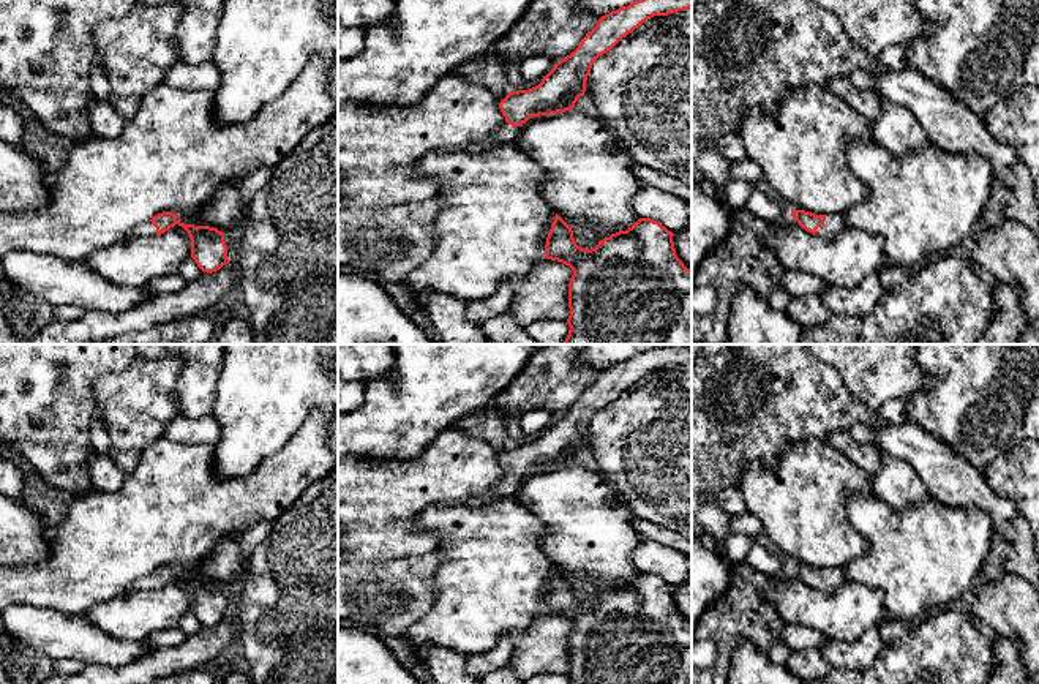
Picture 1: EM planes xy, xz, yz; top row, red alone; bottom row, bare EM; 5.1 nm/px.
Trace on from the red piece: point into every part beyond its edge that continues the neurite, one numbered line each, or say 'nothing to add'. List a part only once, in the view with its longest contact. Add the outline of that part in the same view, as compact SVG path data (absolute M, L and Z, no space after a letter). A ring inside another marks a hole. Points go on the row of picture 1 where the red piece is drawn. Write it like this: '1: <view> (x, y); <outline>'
1: yz (834, 223); M827 215L824 224L816 229L816 235L835 237L845 226L845 215Z

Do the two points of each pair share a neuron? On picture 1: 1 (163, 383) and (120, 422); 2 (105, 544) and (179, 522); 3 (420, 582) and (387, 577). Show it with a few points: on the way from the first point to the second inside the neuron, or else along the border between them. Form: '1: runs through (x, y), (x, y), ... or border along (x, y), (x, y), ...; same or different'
1: runs through (152, 390), (131, 411); same
2: runs through (123, 536), (149, 522), (160, 522); same
3: runs through (412, 582), (395, 582); same

